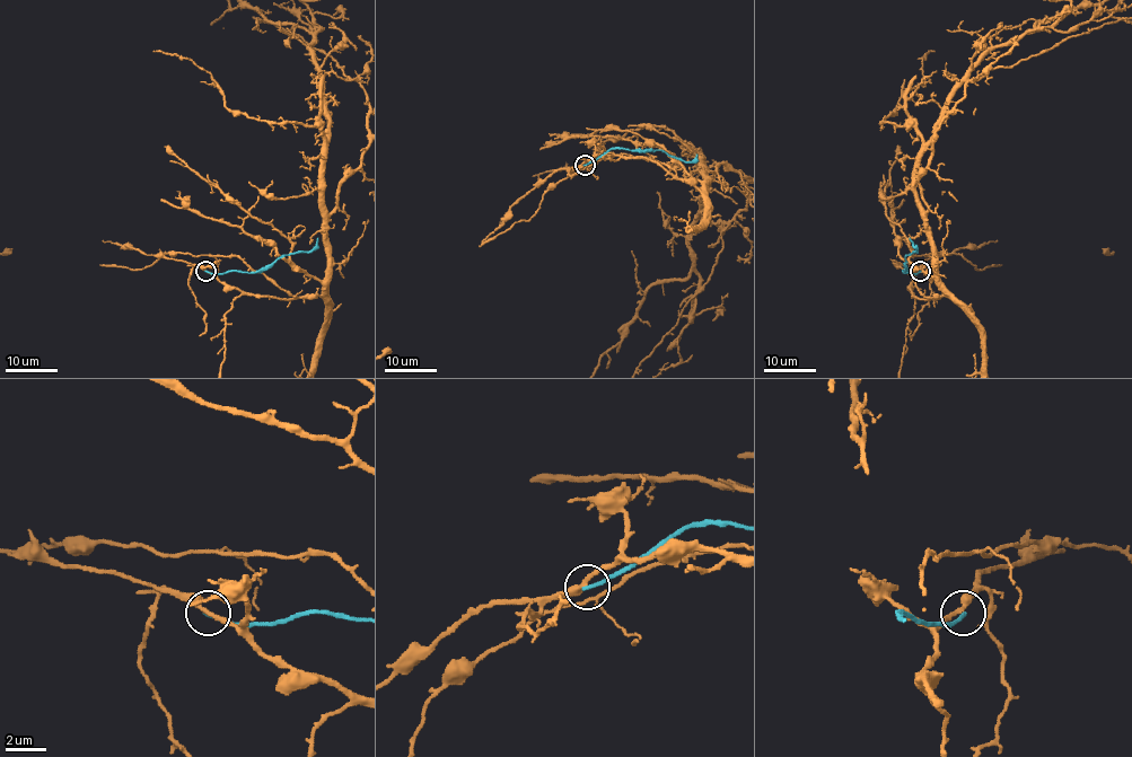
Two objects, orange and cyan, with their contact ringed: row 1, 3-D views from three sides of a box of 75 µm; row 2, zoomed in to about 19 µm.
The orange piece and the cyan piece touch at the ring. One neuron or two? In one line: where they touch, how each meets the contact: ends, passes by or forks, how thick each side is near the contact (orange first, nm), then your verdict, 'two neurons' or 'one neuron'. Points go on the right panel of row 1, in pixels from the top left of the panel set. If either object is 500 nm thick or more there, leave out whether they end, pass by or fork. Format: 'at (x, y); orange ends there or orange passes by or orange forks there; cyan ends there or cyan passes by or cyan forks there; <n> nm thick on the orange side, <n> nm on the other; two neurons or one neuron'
at (920, 271); orange passes by; cyan ends there; 240 nm thick on the orange side, 190 nm on the other; two neurons

